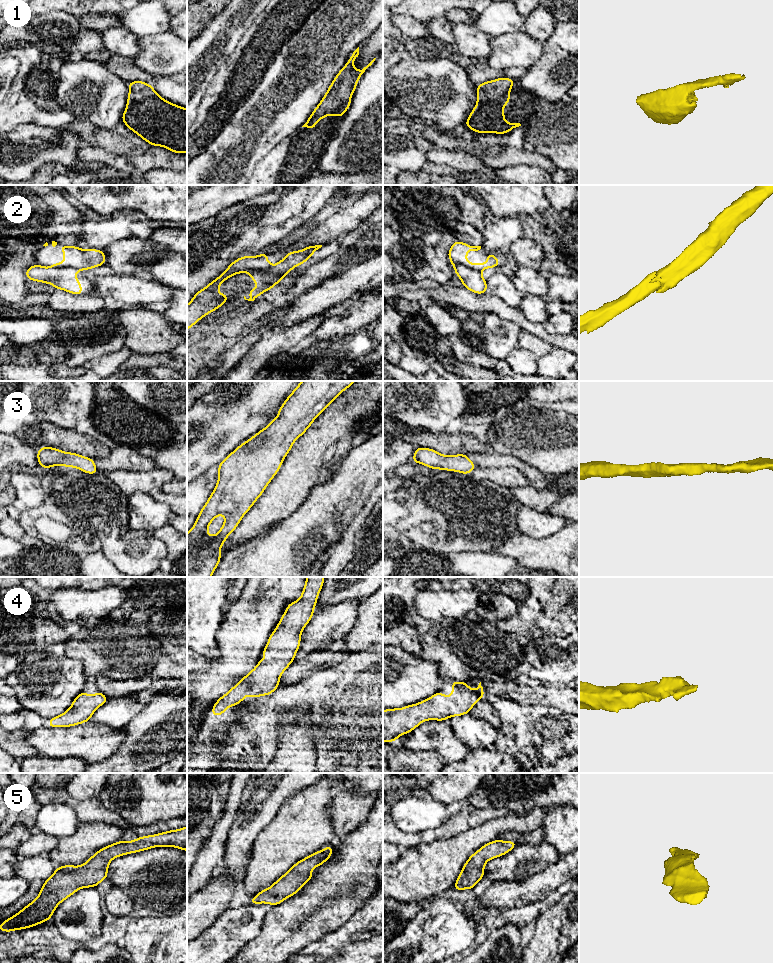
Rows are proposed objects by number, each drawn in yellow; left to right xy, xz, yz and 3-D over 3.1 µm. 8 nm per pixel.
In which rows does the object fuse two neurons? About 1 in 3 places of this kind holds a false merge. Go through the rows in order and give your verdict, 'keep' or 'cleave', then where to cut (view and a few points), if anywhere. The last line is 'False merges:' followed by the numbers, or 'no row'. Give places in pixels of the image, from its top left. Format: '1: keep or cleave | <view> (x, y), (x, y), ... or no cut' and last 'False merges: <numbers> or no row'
1: keep | no cut
2: cleave | yz (454, 265), (466, 265), (480, 271)
3: keep | no cut
4: keep | no cut
5: keep | no cut
False merges: 2

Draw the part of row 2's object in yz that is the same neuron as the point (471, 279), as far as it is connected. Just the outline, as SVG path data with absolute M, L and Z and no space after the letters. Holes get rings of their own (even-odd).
M457 264L454 266L454 272L468 290L476 294L487 293L486 279L483 278L481 271Z

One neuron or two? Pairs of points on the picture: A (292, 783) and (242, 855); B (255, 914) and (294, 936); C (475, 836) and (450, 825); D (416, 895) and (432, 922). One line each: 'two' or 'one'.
A: one
B: two
C: two
D: two

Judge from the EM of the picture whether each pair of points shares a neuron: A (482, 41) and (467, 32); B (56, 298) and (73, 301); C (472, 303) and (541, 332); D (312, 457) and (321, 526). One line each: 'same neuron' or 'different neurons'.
A: same neuron
B: same neuron
C: same neuron
D: different neurons

